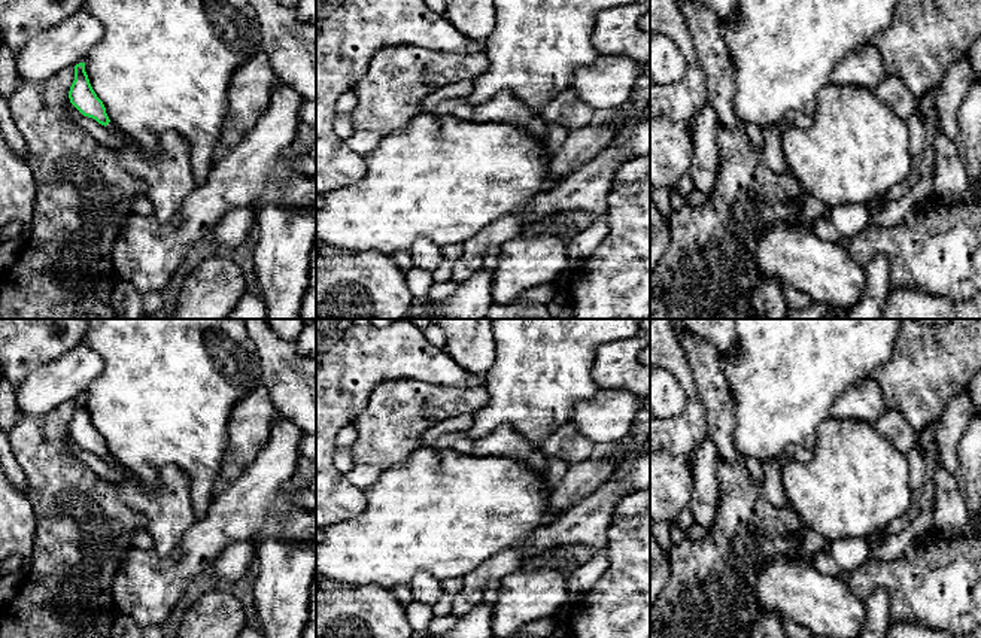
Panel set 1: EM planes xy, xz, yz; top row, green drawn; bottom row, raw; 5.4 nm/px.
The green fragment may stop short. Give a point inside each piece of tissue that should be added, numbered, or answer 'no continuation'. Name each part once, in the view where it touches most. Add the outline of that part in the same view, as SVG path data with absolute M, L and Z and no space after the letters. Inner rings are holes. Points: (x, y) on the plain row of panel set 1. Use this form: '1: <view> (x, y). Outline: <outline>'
1: xy (169, 512). Outline: M113 456L106 461L110 467L125 471L125 478L116 483L119 495L130 508L146 519L145 529L154 540L154 552L161 558L170 556L183 534L197 522L185 473L174 465L167 465L161 473L161 484L152 486L154 492L146 493L136 486L127 467Z

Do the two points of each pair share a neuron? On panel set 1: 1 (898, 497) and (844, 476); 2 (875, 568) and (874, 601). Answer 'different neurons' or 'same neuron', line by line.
1: same neuron
2: different neurons

